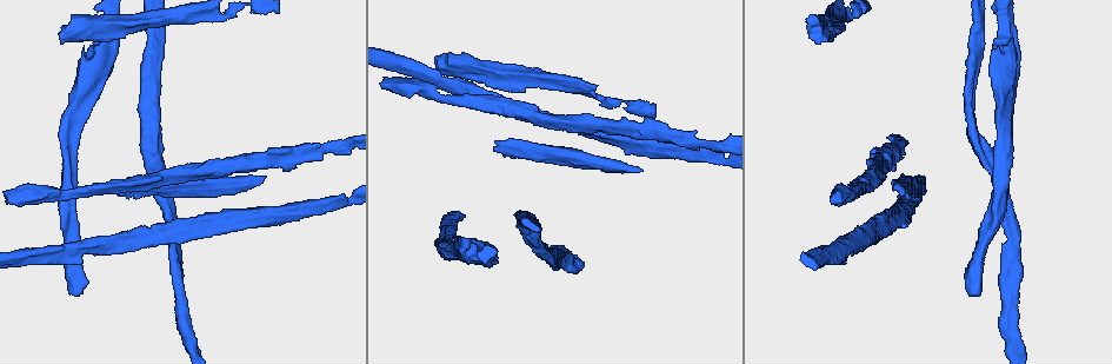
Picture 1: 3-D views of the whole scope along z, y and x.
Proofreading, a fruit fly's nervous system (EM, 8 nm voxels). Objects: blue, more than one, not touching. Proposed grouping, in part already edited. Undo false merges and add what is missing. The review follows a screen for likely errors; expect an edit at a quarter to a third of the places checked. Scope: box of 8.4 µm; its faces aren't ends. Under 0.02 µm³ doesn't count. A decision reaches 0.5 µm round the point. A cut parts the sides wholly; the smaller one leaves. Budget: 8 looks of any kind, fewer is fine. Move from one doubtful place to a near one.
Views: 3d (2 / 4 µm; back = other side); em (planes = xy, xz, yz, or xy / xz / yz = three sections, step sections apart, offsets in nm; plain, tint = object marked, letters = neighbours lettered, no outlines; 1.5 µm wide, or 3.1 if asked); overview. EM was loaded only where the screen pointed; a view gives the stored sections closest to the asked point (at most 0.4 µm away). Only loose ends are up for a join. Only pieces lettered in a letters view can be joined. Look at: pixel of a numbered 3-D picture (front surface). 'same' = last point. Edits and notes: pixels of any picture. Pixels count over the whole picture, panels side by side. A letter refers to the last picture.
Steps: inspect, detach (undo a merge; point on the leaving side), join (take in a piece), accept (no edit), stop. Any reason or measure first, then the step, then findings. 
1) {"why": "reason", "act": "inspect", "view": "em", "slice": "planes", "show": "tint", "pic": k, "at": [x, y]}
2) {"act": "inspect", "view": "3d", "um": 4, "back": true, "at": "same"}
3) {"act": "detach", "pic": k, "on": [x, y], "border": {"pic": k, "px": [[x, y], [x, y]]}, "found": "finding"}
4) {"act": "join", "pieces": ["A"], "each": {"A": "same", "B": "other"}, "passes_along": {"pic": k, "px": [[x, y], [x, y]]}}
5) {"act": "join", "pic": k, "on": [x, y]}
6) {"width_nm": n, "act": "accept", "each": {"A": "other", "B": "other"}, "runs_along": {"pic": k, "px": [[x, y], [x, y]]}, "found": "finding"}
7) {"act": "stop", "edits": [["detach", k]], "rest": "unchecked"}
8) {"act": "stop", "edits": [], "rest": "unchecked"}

{"why": "end of a long branch", "act": "inspect", "view": "em", "slice": "yz", "step": 8, "show": "tint", "pic": 1, "at": [460, 220]}

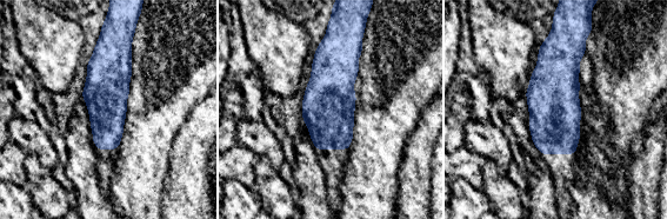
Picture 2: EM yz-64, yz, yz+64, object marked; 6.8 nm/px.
{"act": "inspect", "view": "em", "slice": "planes", "show": "letters", "at": "same"}

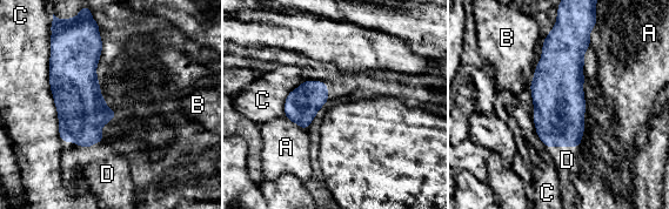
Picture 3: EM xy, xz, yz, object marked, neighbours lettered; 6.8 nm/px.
{"act": "join", "pieces": ["D"], "each": {"A": "other", "B": "other", "C": "other", "D": "same"}, "passes_along": {"pic": 3, "px": [[81, 109], [81, 146], [106, 173]]}, "found": "it goes on there"}

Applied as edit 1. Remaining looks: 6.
{"why": "redraw", "act": "inspect", "view": "overview"}

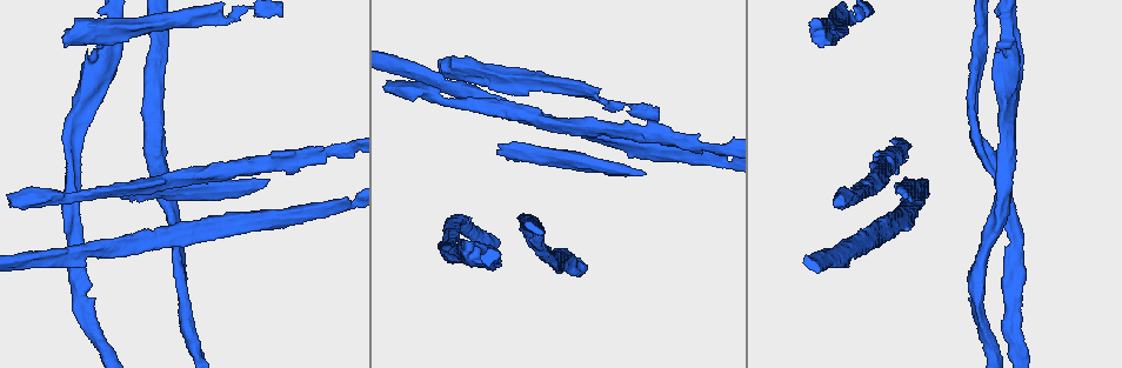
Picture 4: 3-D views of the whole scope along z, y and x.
{"why": "branch stops here", "act": "inspect", "view": "3d", "um": 2, "pic": 4, "at": [645, 173]}

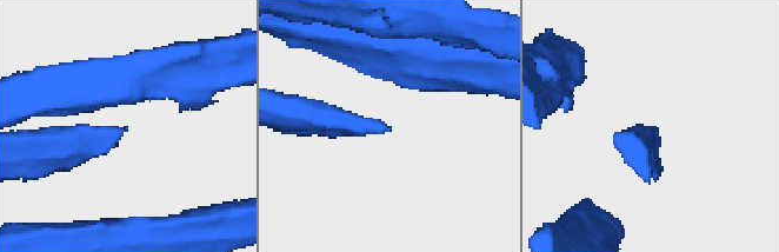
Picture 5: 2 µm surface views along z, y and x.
{"act": "inspect", "view": "em", "slice": "planes", "show": "letters", "pic": 5, "at": [655, 128]}

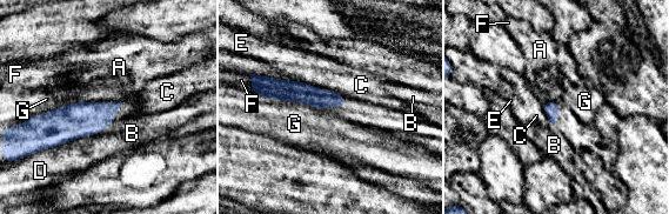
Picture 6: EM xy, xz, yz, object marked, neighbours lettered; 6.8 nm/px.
{"act": "accept", "each": {"A": "other", "B": "other", "C": "other", "D": "other", "E": "other", "F": "other", "G": "other"}, "runs_along": {"pic": 6, "px": [[262, 87], [342, 101]]}, "found": "no lettered piece goes on from it"}

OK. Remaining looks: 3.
{"why": "calibre changes", "act": "inspect", "view": "3d", "um": 2, "pic": 4, "at": [913, 208]}

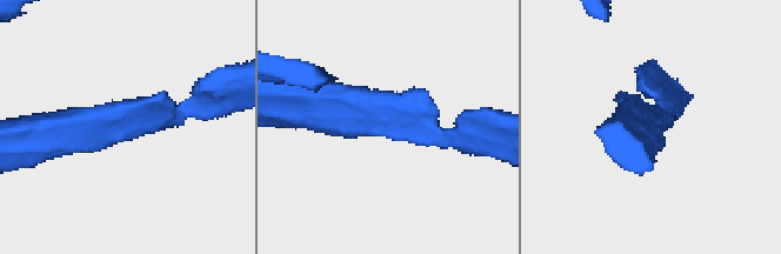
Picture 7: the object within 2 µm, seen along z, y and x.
{"why": "need the tissue", "act": "inspect", "view": "em", "slice": "planes", "show": "letters", "pic": 7, "at": [659, 122]}

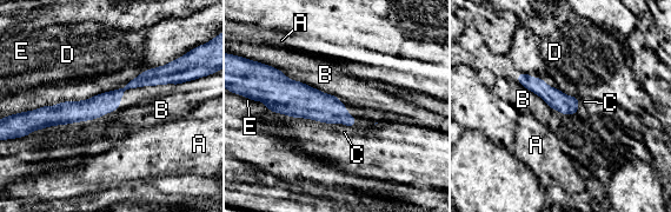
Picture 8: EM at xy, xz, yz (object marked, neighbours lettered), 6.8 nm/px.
{"act": "accept", "each": {"A": "other", "B": "other", "C": "other", "D": "other", "E": "other"}, "border": {"pic": 8, "px": [[243, 57], [339, 99]]}, "found": "all the same neuron"}

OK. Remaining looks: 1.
{"act": "stop", "edits": [["join", 3]], "rest": "unchecked"}

